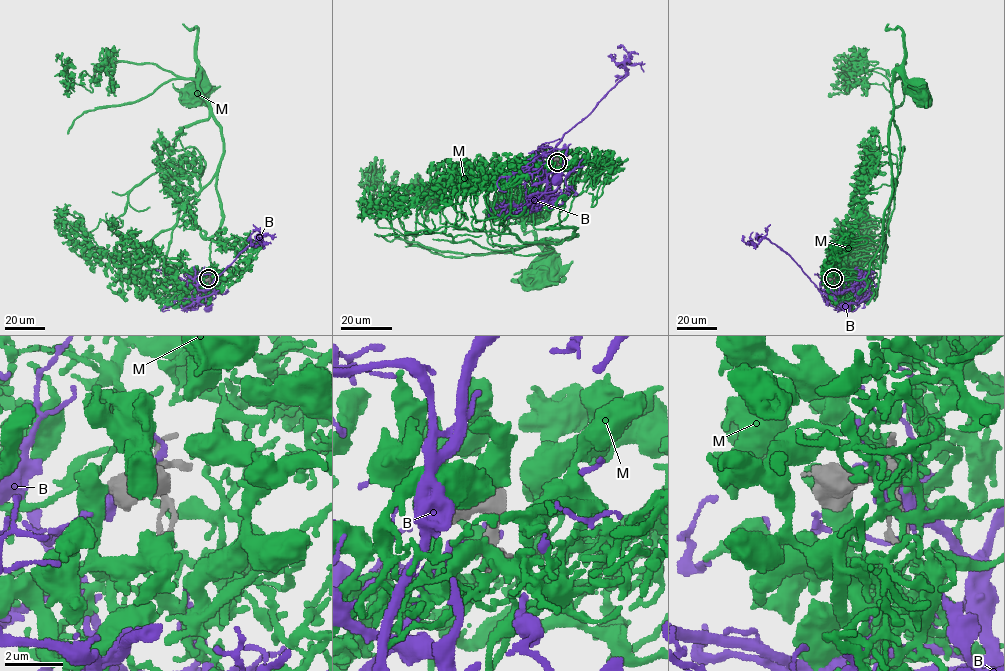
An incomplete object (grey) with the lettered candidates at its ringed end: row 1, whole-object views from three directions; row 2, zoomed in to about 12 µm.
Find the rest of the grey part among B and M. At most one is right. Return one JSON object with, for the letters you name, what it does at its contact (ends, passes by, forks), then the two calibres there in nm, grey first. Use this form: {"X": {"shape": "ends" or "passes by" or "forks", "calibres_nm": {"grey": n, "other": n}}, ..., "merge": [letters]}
{"M": {"shape": "ends", "calibres_nm": {"grey": 320, "other": 280}}, "merge": ["M"]}

